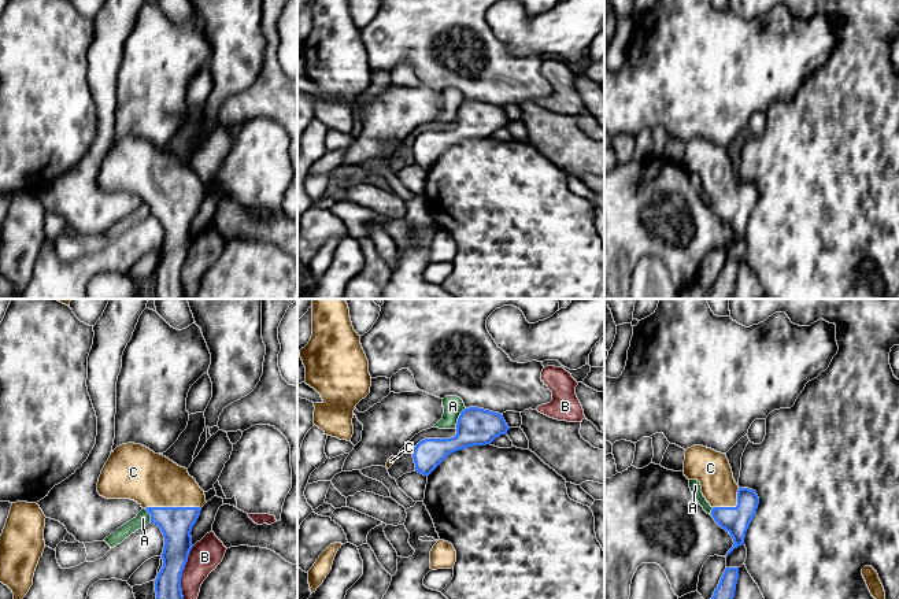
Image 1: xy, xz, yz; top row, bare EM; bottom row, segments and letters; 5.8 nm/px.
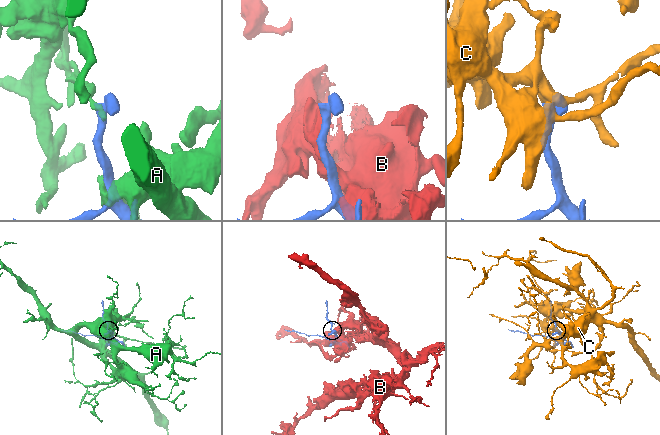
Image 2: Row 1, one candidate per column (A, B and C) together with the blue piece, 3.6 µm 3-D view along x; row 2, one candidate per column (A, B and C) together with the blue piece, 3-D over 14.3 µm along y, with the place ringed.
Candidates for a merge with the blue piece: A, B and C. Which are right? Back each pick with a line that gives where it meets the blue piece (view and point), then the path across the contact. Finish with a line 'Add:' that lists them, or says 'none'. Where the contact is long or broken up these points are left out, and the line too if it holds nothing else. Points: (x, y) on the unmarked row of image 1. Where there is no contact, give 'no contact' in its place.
C: xy (173, 200)
Add: C

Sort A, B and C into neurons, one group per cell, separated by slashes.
A / B / C

